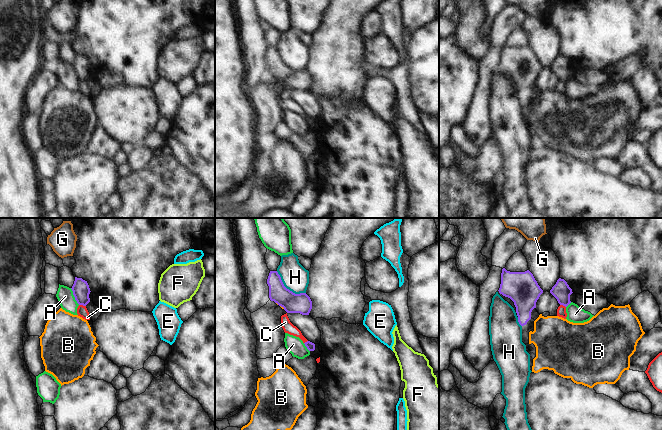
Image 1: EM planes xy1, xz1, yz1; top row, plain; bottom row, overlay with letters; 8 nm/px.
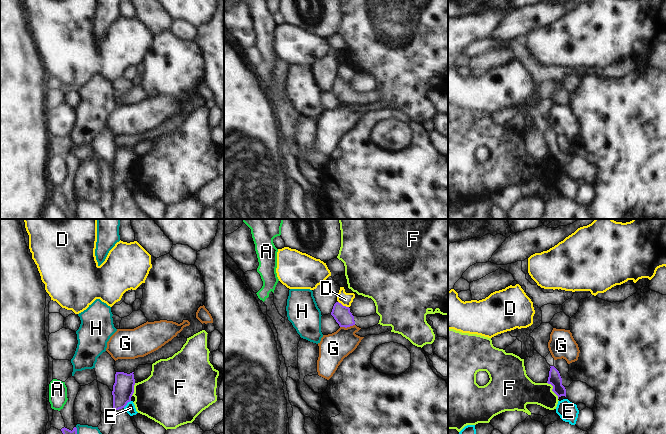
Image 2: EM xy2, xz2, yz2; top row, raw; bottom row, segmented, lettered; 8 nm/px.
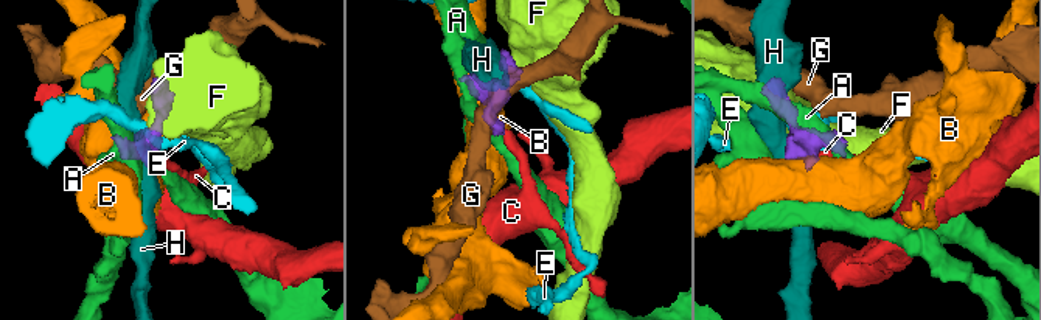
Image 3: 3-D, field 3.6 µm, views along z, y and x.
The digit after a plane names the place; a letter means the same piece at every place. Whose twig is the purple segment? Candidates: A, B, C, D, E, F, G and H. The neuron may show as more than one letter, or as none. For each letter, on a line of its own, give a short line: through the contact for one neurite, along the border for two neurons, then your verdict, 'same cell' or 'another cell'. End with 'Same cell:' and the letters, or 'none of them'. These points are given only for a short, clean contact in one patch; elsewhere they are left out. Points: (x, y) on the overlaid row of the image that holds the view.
A: line xy1 (70, 288), (74, 299), (79, 304); another cell
B: line xz1 (280, 305), (284, 308); another cell
C: line xy1 (79, 304), (85, 306); another cell
D: line xz2 (338, 301), (348, 307); another cell
E: line xy2 (130, 400), (123, 407); another cell
F: line yz2 (547, 382), (552, 386), (552, 391), (558, 398); another cell
G: line xz2 (354, 324), (348, 327), (340, 327); another cell
H: line xz1 (276, 271), (287, 288), (295, 293), (305, 293); another cell
Same cell: none of them

